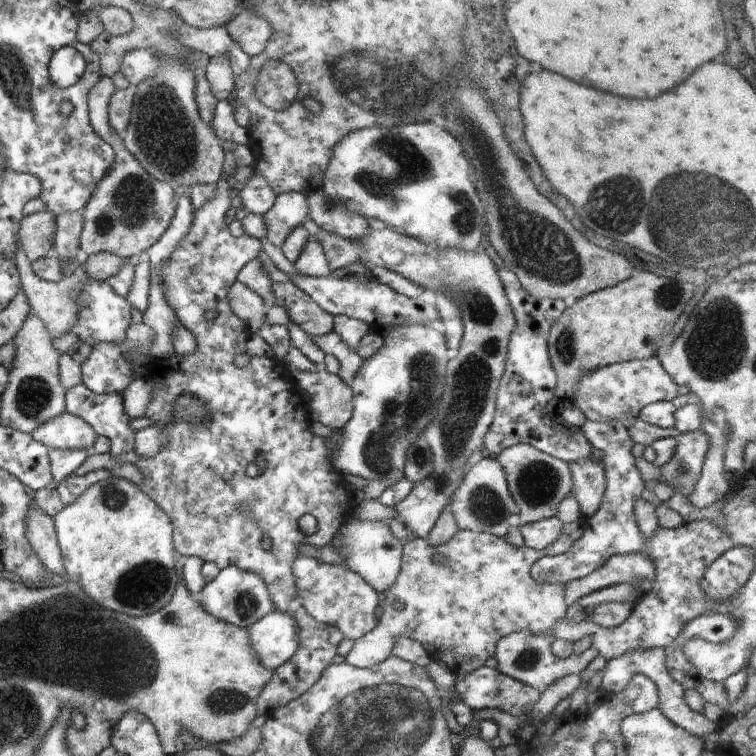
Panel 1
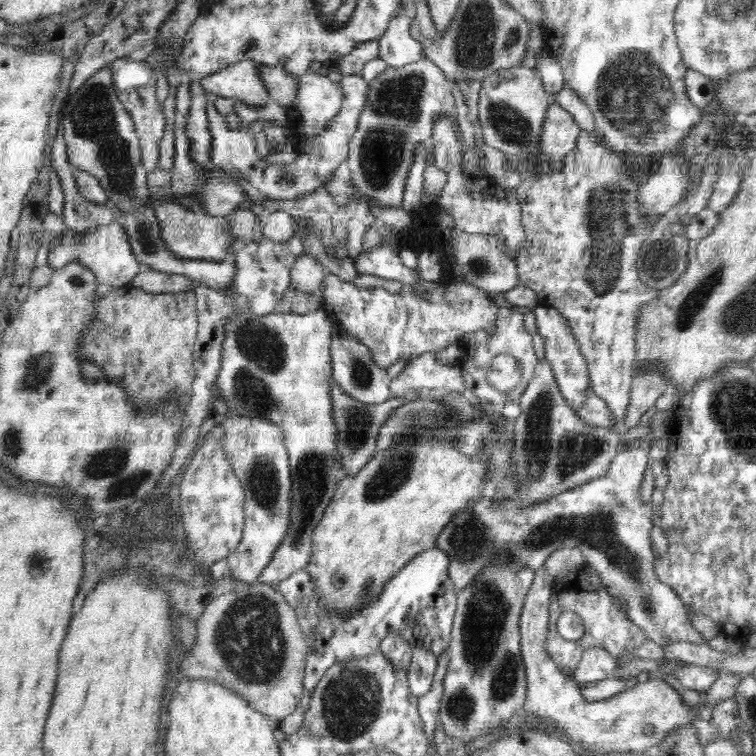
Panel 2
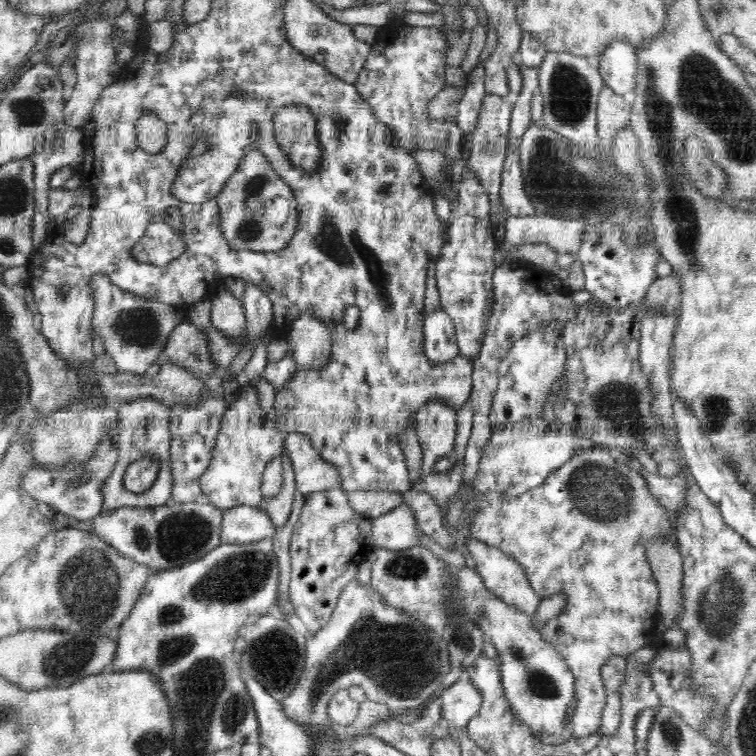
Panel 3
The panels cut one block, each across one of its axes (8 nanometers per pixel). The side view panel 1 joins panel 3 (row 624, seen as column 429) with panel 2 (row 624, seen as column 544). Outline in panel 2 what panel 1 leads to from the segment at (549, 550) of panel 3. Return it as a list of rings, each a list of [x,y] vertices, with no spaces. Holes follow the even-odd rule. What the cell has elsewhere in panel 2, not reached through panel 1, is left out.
[[[587,561],[582,562],[580,566],[570,568],[568,574],[554,577],[549,608],[548,637],[544,641],[544,648],[549,657],[557,664],[559,670],[568,669],[568,676],[574,674],[583,652],[592,647],[604,647],[604,650],[608,651],[608,654],[616,660],[624,652],[632,652],[635,654],[635,658],[640,659],[658,660],[664,658],[662,647],[651,641],[626,616],[626,613],[622,613],[615,608],[611,601],[612,595],[609,594],[607,587],[596,573],[596,570]],[[566,611],[575,612],[582,619],[585,634],[578,640],[566,640],[558,635],[557,620]]]

